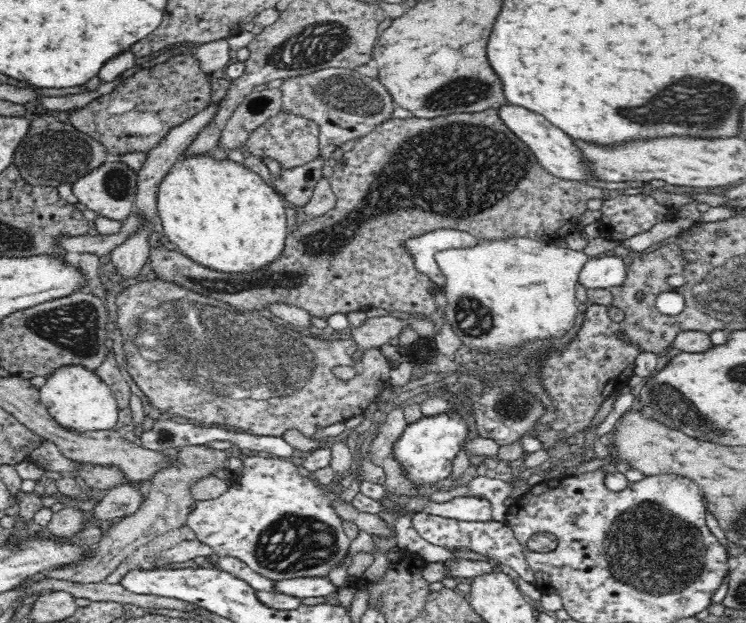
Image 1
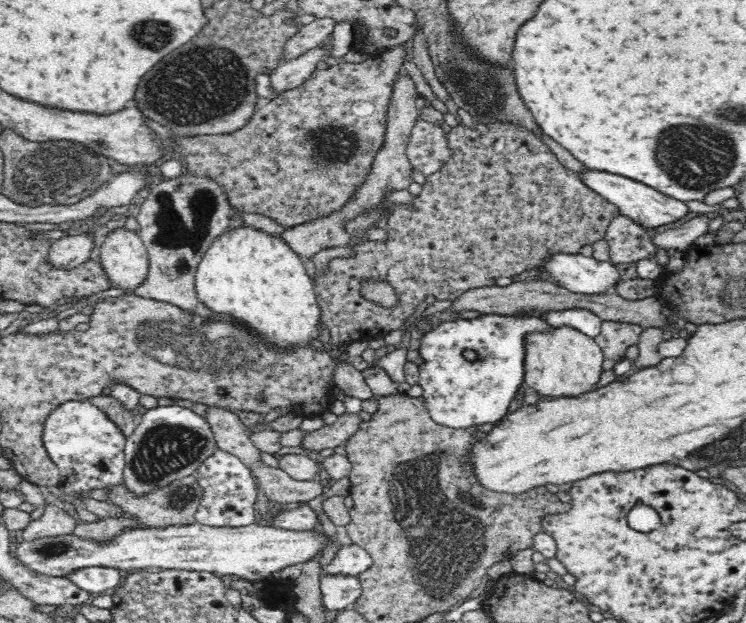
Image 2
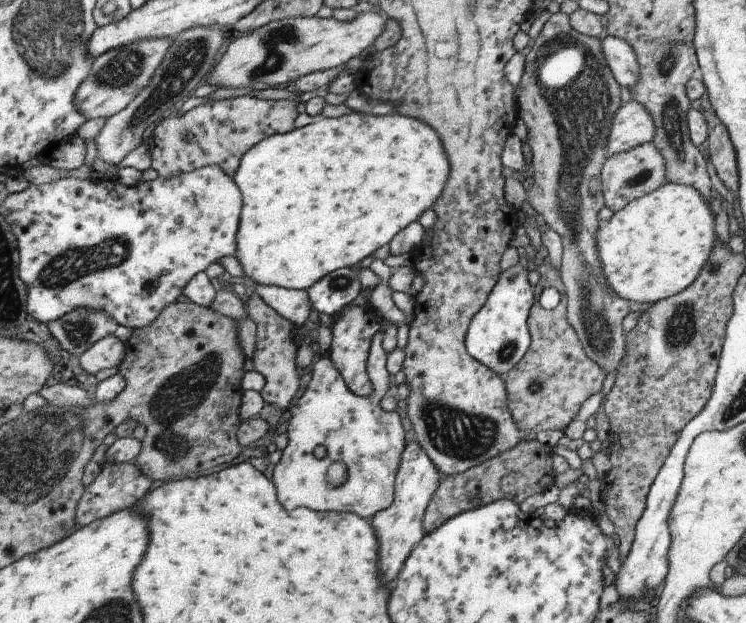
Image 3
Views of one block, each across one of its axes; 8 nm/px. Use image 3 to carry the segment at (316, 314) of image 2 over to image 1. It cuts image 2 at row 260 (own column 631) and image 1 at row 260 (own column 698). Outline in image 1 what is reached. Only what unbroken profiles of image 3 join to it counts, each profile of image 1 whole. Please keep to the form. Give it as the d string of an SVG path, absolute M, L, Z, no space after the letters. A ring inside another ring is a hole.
M186 150L180 154L160 182L157 190L157 215L166 237L194 262L220 272L250 272L266 266L285 246L286 212L277 189L268 185L244 164L226 158L215 158L212 150L197 154Z

